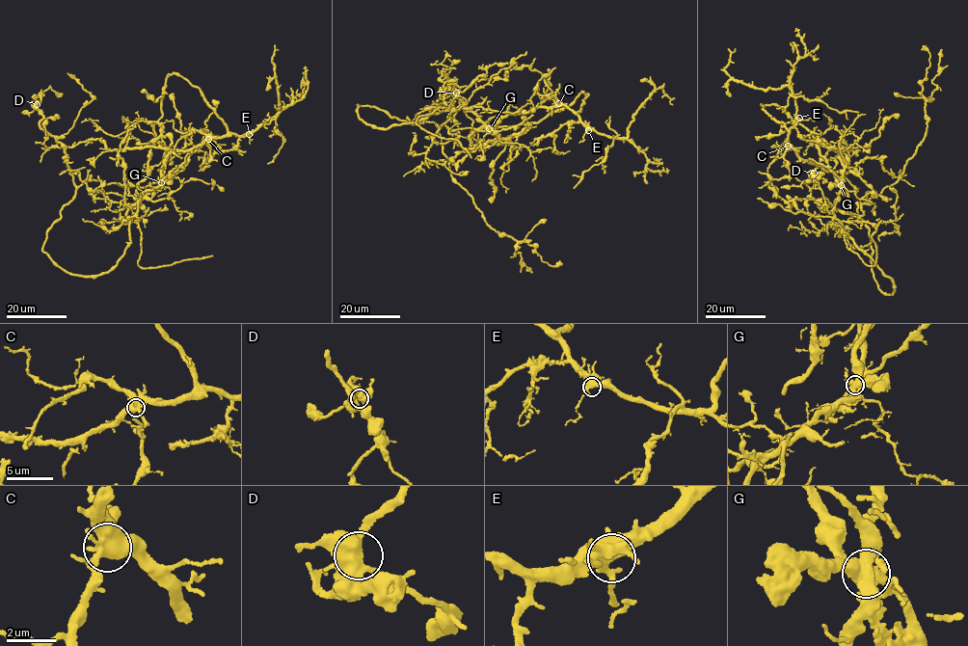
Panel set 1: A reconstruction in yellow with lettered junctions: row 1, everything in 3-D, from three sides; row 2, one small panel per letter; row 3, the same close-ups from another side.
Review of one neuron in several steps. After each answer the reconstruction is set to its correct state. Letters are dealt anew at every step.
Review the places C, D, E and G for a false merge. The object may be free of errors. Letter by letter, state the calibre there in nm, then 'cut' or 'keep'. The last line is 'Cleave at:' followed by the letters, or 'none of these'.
C: 550 nm | keep
D: 600 nm | keep
E: 400 nm | keep
G: 550 nm | cut
Cleave at: G

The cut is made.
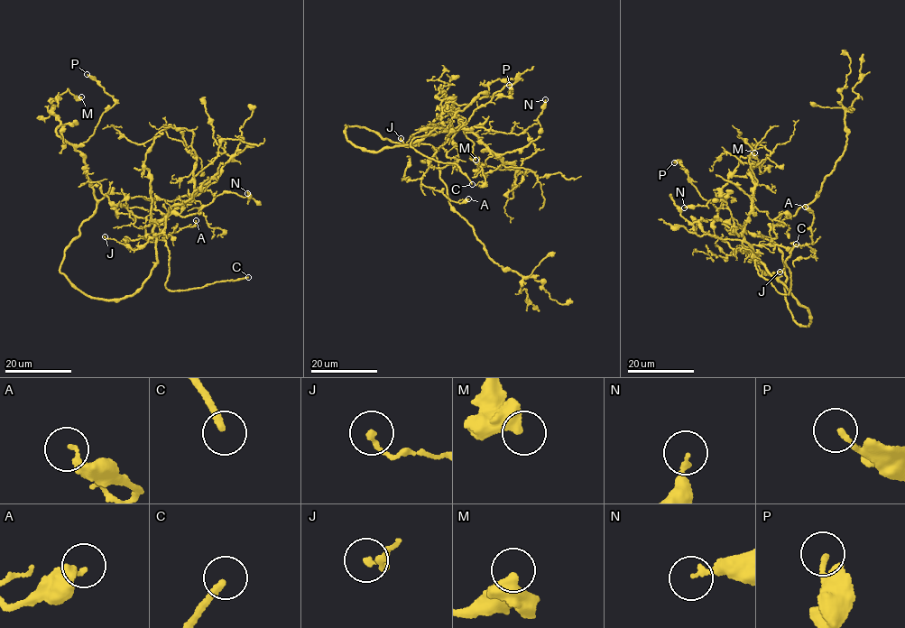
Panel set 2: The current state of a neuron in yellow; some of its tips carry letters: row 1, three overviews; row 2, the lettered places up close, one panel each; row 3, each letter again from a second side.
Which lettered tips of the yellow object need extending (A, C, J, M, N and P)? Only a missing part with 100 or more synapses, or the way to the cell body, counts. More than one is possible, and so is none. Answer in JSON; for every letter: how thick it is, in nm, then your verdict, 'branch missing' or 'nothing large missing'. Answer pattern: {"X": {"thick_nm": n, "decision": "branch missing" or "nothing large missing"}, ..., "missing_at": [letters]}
{"A": {"thick_nm": 170, "decision": "nothing large missing"}, "C": {"thick_nm": 200, "decision": "branch missing"}, "J": {"thick_nm": 160, "decision": "nothing large missing"}, "M": {"thick_nm": 550, "decision": "nothing large missing"}, "N": {"thick_nm": 190, "decision": "nothing large missing"}, "P": {"thick_nm": 150, "decision": "nothing large missing"}, "missing_at": ["C"]}

